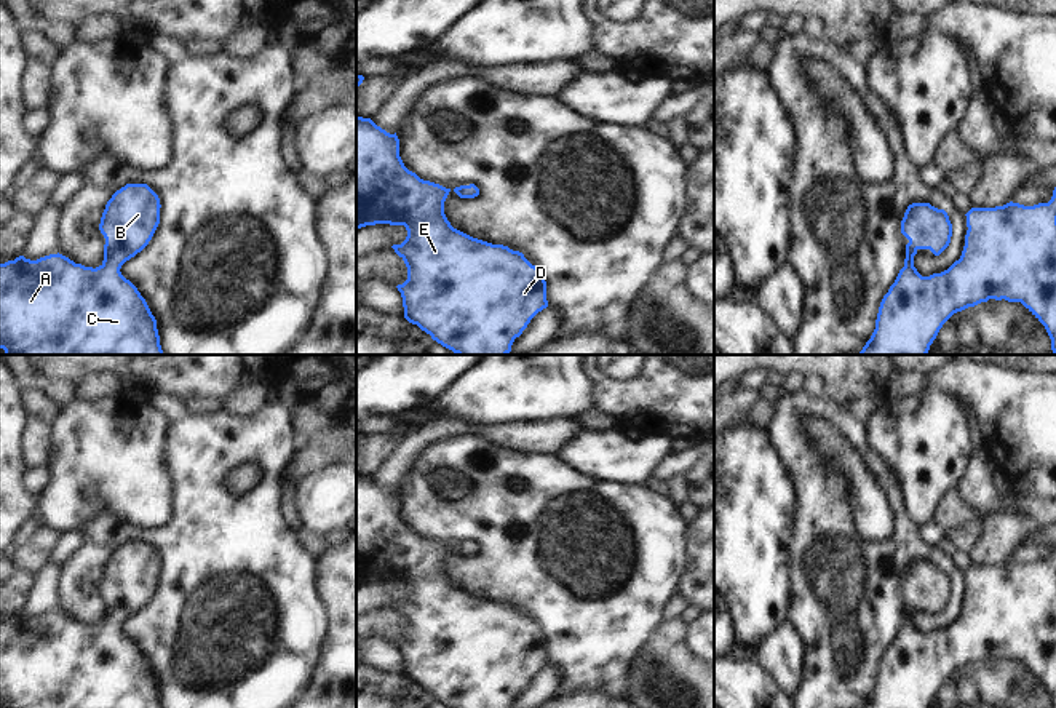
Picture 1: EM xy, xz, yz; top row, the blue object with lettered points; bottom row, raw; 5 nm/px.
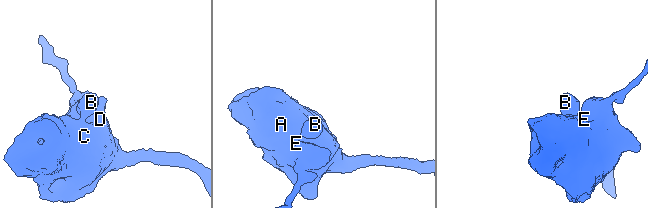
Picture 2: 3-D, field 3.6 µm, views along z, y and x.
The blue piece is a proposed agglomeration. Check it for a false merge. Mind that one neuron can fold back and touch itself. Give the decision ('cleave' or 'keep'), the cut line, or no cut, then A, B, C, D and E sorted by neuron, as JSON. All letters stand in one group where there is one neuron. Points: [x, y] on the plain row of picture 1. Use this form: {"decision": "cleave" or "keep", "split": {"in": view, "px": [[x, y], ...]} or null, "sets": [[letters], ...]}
{"decision": "keep", "split": null, "sets": [["A", "B", "C", "D", "E"]]}

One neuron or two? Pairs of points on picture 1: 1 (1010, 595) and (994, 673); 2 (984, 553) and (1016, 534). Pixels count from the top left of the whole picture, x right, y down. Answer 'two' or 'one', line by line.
1: one
2: one

